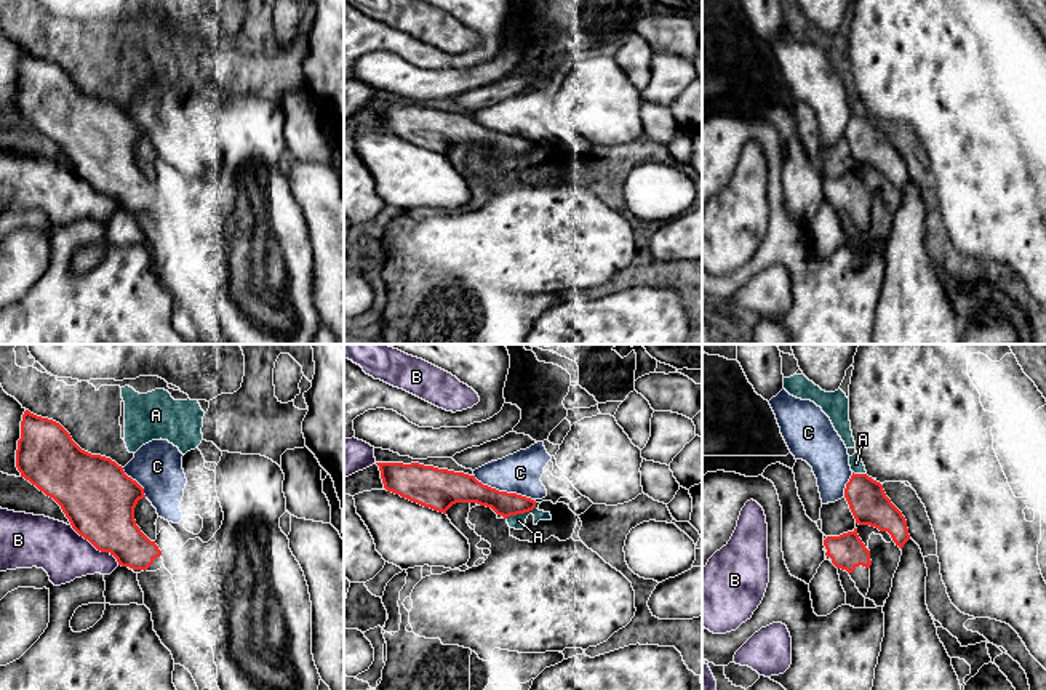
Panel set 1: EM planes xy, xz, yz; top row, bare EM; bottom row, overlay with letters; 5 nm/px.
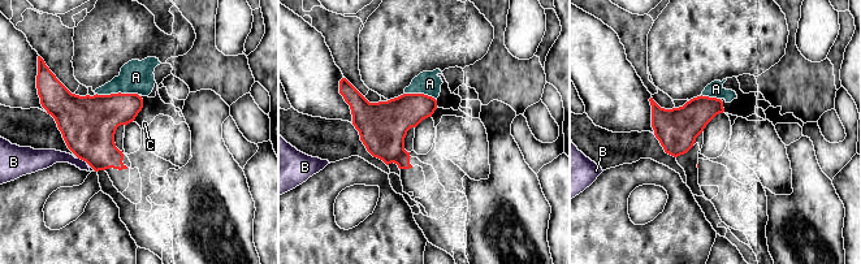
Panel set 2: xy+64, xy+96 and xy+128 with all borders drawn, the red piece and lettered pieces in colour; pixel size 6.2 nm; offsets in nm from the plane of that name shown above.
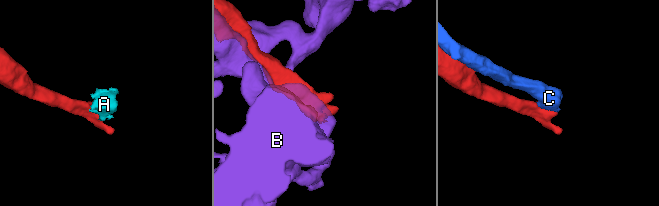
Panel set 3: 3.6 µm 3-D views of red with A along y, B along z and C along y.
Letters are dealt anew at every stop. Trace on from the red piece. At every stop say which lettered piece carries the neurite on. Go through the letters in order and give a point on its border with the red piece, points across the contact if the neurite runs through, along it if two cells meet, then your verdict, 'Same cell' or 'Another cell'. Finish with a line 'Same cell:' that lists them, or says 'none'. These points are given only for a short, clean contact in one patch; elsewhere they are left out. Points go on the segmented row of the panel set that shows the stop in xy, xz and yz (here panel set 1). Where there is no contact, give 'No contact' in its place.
A: Touches red at xz (522, 513). Boundary: xz (536, 503), (528, 511), (506, 517). Another cell
B: Touches red at xy (95, 546). Another cell
C: Touches red at xz (503, 492). Another cell
Same cell: none

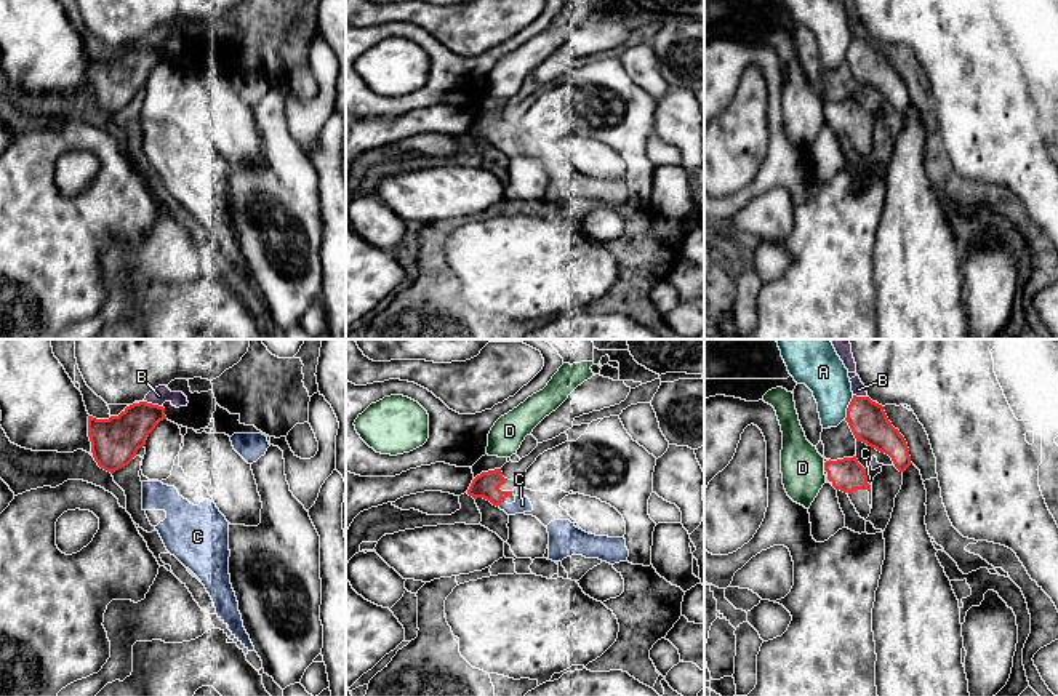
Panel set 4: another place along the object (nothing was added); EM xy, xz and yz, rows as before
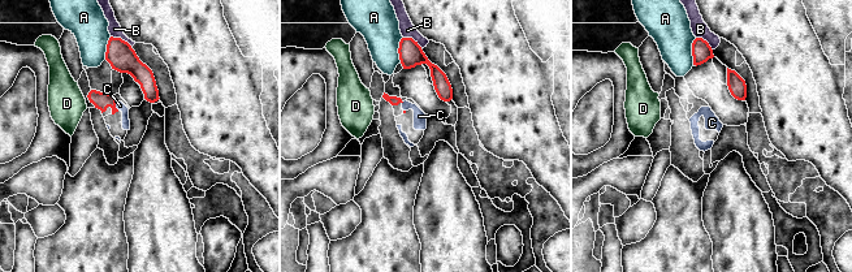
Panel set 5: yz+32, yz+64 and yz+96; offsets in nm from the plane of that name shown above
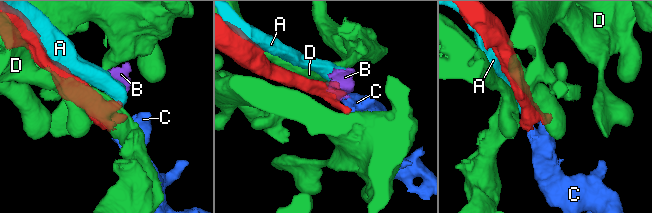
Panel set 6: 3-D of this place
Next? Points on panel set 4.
A: Touches red at yz (847, 408). Another cell
B: Touches red at xy (154, 405). Boundary: xy (144, 400), (162, 407). Another cell
C: Touches red at xz (500, 503). Path across: xz (485, 485), (500, 503), (506, 508), (522, 504). Same cell
D: Touches red at yz (825, 466). Another cell
Same cell: C

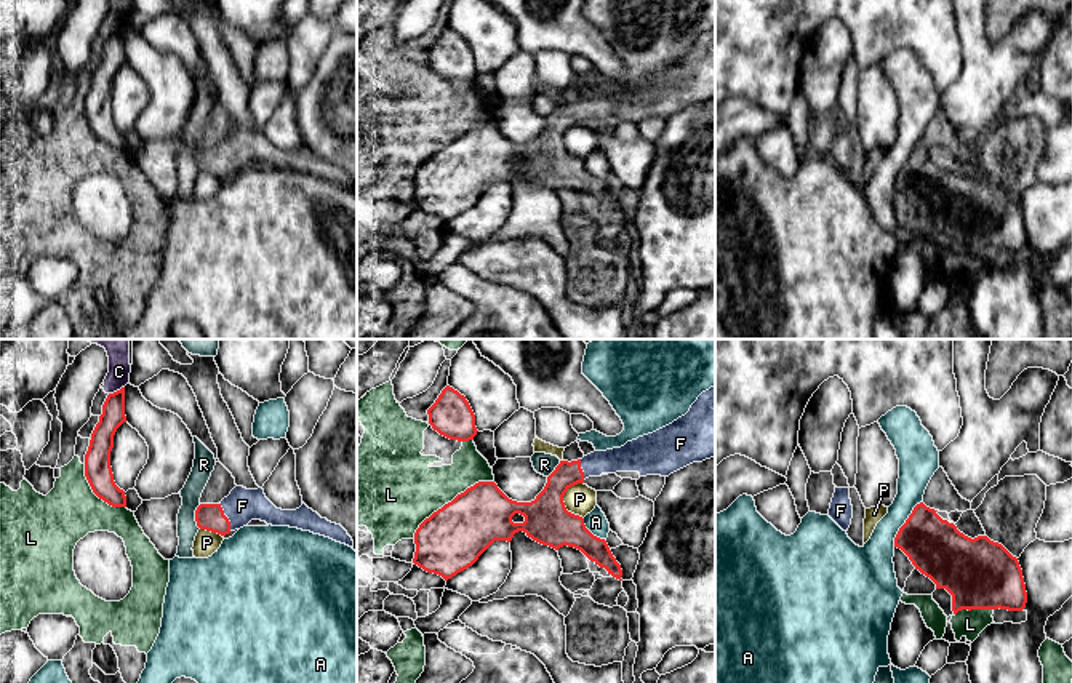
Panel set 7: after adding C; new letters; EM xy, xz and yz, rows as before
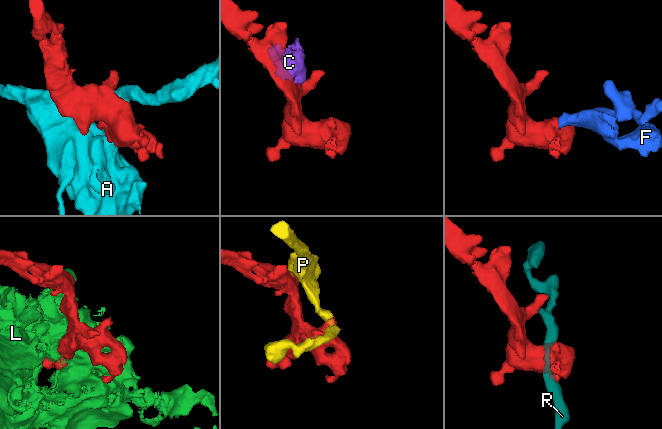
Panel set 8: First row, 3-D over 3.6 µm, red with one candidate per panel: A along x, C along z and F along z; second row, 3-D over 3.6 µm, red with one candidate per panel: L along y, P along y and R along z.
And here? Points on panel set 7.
A: Touches red at yz (904, 523). Another cell
C: Touches red at xy (117, 391). Another cell
F: Touches red at xy (226, 517). Path across: xy (210, 517), (226, 517), (242, 506). Same cell
L: Touches red at xz (452, 501). Another cell
P: Touches red at xz (564, 503). Another cell
R: Touches red at xy (196, 517). Boundary: xy (200, 504), (196, 511), (196, 525), (199, 528). Another cell
Same cell: F

